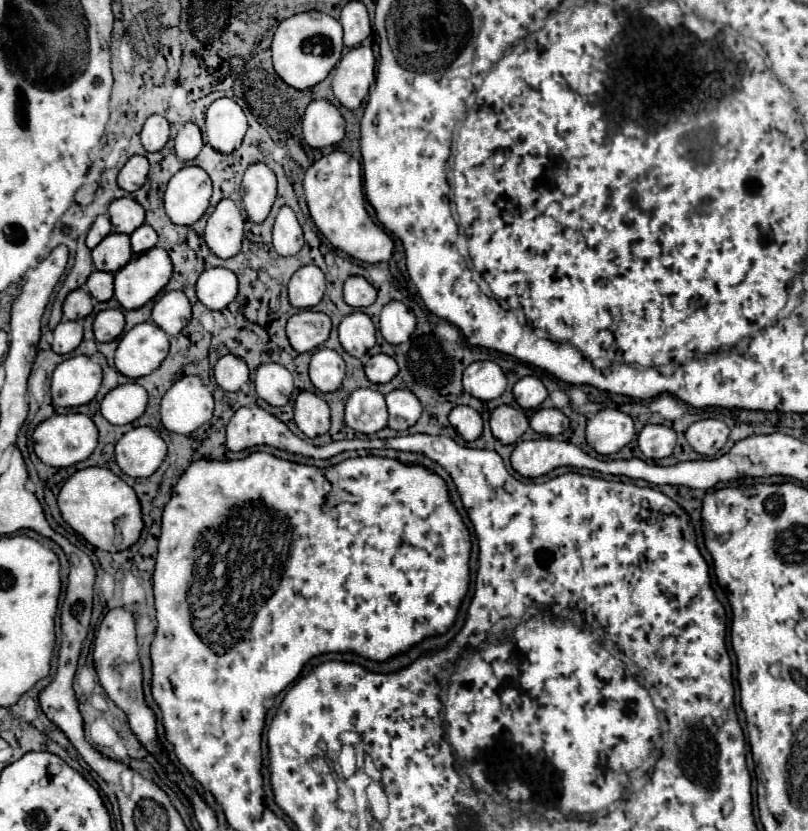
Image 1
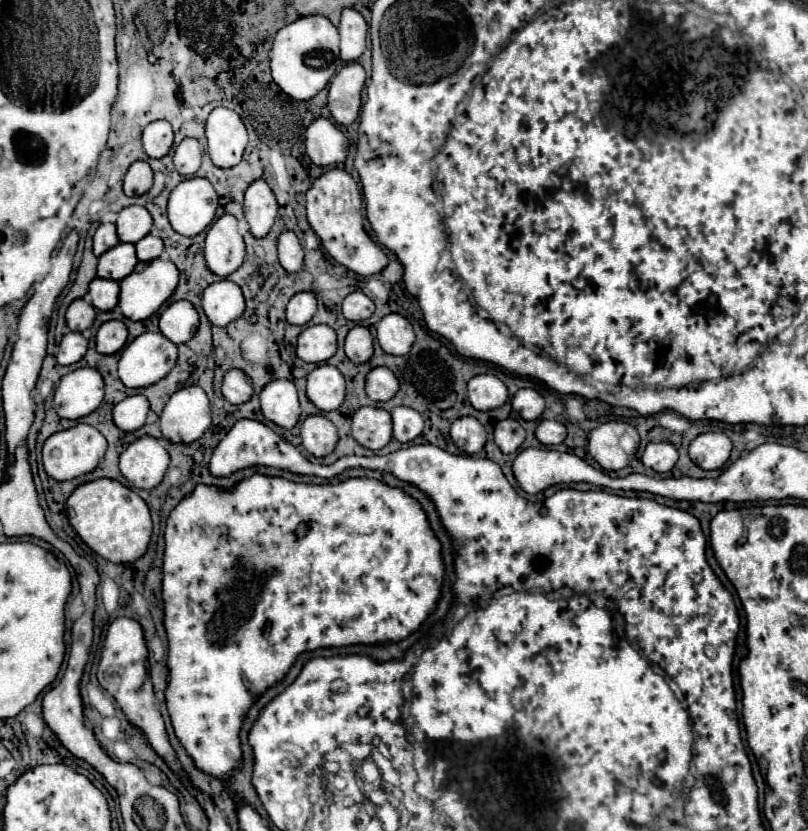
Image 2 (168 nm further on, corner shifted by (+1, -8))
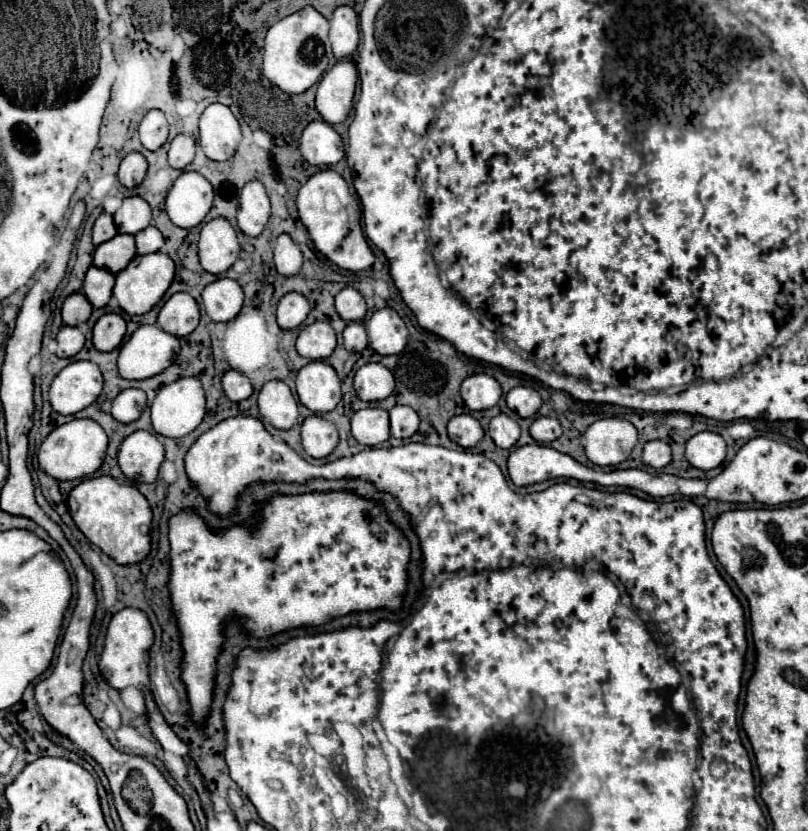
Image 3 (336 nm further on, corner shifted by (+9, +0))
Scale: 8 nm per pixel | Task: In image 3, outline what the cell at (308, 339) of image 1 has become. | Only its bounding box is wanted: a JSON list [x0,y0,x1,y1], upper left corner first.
[295,322,335,360]

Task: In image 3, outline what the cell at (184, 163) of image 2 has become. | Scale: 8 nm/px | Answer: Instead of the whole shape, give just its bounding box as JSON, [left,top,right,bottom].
[169,134,195,168]

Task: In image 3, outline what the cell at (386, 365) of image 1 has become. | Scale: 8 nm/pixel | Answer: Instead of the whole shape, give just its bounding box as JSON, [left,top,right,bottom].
[353,362,395,402]

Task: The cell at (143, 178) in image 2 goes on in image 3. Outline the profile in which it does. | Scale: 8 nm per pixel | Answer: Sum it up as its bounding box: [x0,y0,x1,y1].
[119,154,147,188]

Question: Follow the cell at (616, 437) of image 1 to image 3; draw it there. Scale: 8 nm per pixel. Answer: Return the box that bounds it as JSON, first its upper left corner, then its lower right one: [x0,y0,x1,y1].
[583,418,637,466]

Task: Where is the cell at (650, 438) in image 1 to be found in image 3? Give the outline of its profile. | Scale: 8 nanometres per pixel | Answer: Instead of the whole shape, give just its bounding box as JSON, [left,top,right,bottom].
[643,440,671,468]

